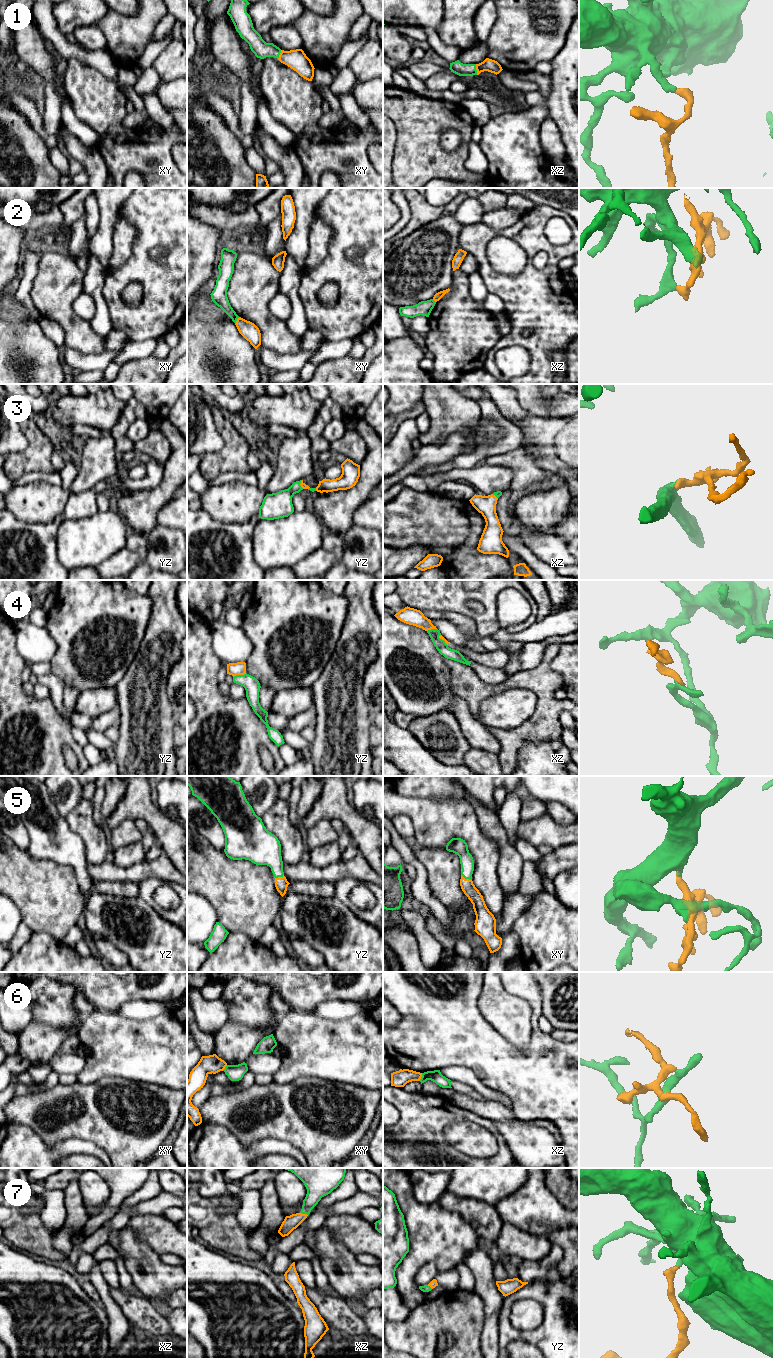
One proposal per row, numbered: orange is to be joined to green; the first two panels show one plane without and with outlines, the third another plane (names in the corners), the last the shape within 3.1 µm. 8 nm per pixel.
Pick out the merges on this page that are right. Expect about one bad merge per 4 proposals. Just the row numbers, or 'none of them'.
1, 3, 5, 7

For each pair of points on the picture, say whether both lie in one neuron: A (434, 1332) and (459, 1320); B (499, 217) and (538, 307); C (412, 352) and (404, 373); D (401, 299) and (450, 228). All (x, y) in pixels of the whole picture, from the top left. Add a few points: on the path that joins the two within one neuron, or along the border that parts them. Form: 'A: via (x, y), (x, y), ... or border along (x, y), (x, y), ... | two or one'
A: via (440, 1331), (446, 1330), (453, 1323) | one
B: border along (522, 212), (515, 222), (498, 230), (481, 222) | two
C: via (407, 357), (404, 360), (404, 368) | one
D: via (404, 281), (422, 263), (426, 254), (433, 246) | one

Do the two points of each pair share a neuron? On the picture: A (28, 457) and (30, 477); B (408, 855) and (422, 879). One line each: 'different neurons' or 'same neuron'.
A: different neurons
B: same neuron

